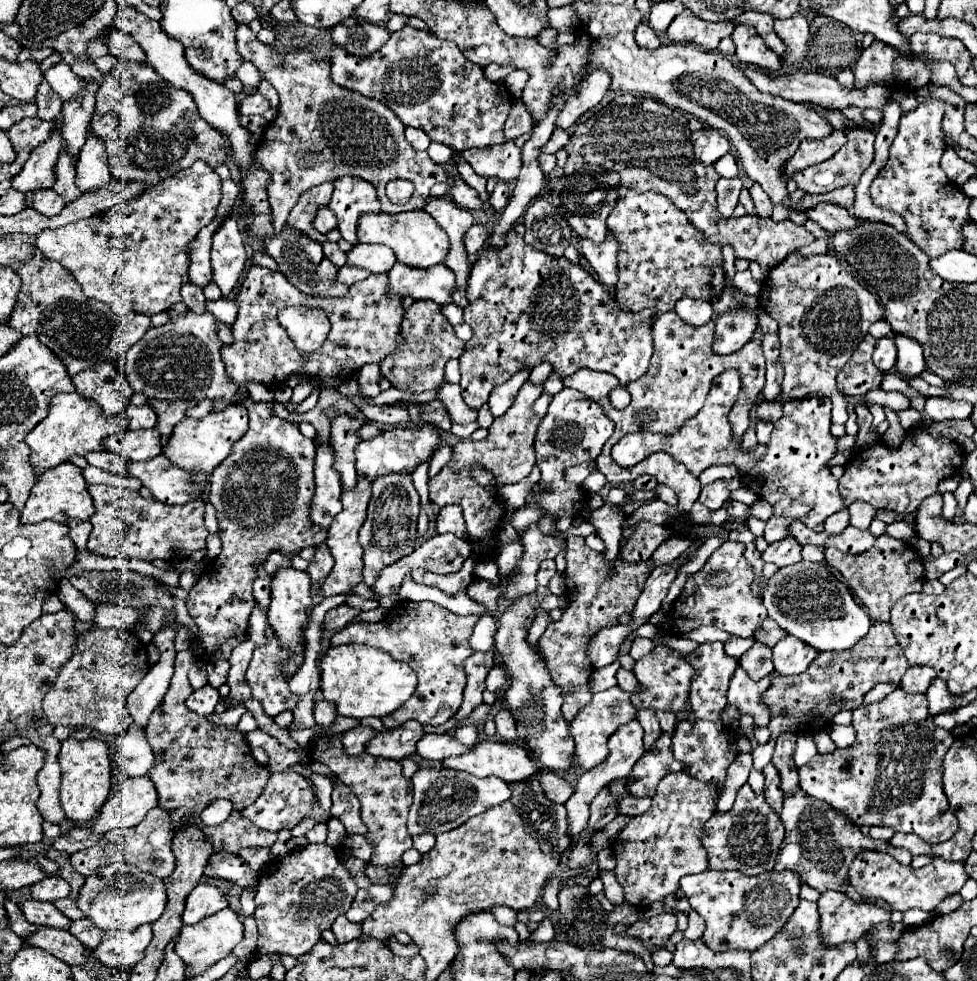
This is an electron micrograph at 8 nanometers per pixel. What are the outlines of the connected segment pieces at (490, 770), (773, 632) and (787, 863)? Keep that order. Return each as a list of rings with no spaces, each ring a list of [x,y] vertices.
[[[481,741],[471,753],[459,757],[447,757],[443,761],[447,769],[467,771],[475,777],[501,777],[505,783],[525,781],[539,771],[529,753],[515,743]]]
[[[769,617],[755,629],[755,641],[761,641],[769,647],[779,643],[783,637],[785,637],[785,631],[779,629],[779,625],[775,625],[775,621],[771,621]]]
[[[783,733],[777,739],[777,747],[773,753],[773,765],[777,767],[777,771],[781,775],[781,791],[785,793],[783,811],[779,813],[781,823],[785,825],[785,839],[783,839],[779,857],[775,861],[775,871],[785,871],[785,869],[795,871],[801,875],[801,881],[805,885],[817,889],[819,893],[823,893],[827,889],[835,889],[835,891],[843,891],[843,893],[851,895],[851,885],[847,883],[847,873],[849,873],[855,853],[861,853],[861,849],[881,851],[881,853],[895,857],[899,863],[909,863],[911,853],[907,849],[897,849],[885,841],[865,837],[857,825],[851,825],[851,821],[847,821],[847,817],[843,817],[843,813],[835,813],[835,809],[831,809],[831,805],[827,805],[825,801],[807,797],[799,789],[797,767],[793,763],[795,739],[797,739],[795,733]]]

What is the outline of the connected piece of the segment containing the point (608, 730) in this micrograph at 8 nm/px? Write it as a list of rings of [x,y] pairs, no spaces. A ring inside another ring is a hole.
[[[611,687],[607,691],[595,693],[591,703],[585,705],[583,711],[579,711],[579,715],[575,717],[575,721],[571,723],[571,735],[575,739],[575,759],[583,769],[593,769],[599,763],[605,761],[609,749],[607,749],[607,739],[617,731],[619,725],[635,719],[637,709],[631,705],[631,693],[619,689],[619,687]]]

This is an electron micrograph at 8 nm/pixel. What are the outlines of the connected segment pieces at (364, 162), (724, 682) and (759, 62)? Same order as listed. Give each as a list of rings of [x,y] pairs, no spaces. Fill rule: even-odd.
[[[243,23],[237,25],[237,51],[245,61],[253,61],[263,77],[269,77],[281,99],[279,117],[271,125],[273,131],[281,133],[281,139],[277,137],[275,141],[257,145],[253,163],[253,167],[261,167],[269,173],[267,197],[275,233],[281,233],[289,211],[303,191],[343,175],[373,183],[383,213],[423,209],[429,189],[449,179],[445,169],[429,159],[427,151],[415,151],[407,143],[405,125],[387,105],[335,85],[329,73],[329,59],[319,59],[307,51],[281,55],[271,45],[261,43],[249,25]],[[389,179],[407,179],[415,185],[415,193],[405,205],[395,205],[387,199],[385,185]]]
[[[719,641],[703,643],[685,657],[687,657],[687,663],[695,669],[695,677],[693,677],[691,689],[689,689],[689,703],[695,713],[695,723],[681,721],[677,725],[677,729],[673,733],[673,755],[675,755],[675,759],[679,759],[687,765],[685,773],[689,773],[705,783],[715,781],[721,787],[725,781],[727,767],[739,755],[733,735],[727,731],[727,727],[721,721],[721,711],[727,705],[729,679],[733,677],[737,659],[727,657],[727,653],[723,651],[723,643],[719,643]]]
[[[735,25],[735,31],[731,37],[737,45],[735,59],[739,63],[757,65],[757,67],[771,69],[771,71],[777,71],[781,67],[779,55],[767,49],[765,41],[759,37],[759,33],[755,33],[755,29],[751,29],[751,25]]]

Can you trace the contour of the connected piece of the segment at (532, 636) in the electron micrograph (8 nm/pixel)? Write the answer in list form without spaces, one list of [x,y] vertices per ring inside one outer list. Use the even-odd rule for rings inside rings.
[[[537,609],[537,613],[535,613],[535,621],[531,623],[531,627],[529,627],[529,631],[527,631],[527,643],[537,651],[537,641],[539,641],[539,637],[543,635],[543,631],[547,629],[547,625],[549,625],[549,613],[545,613],[545,611],[539,611]]]

